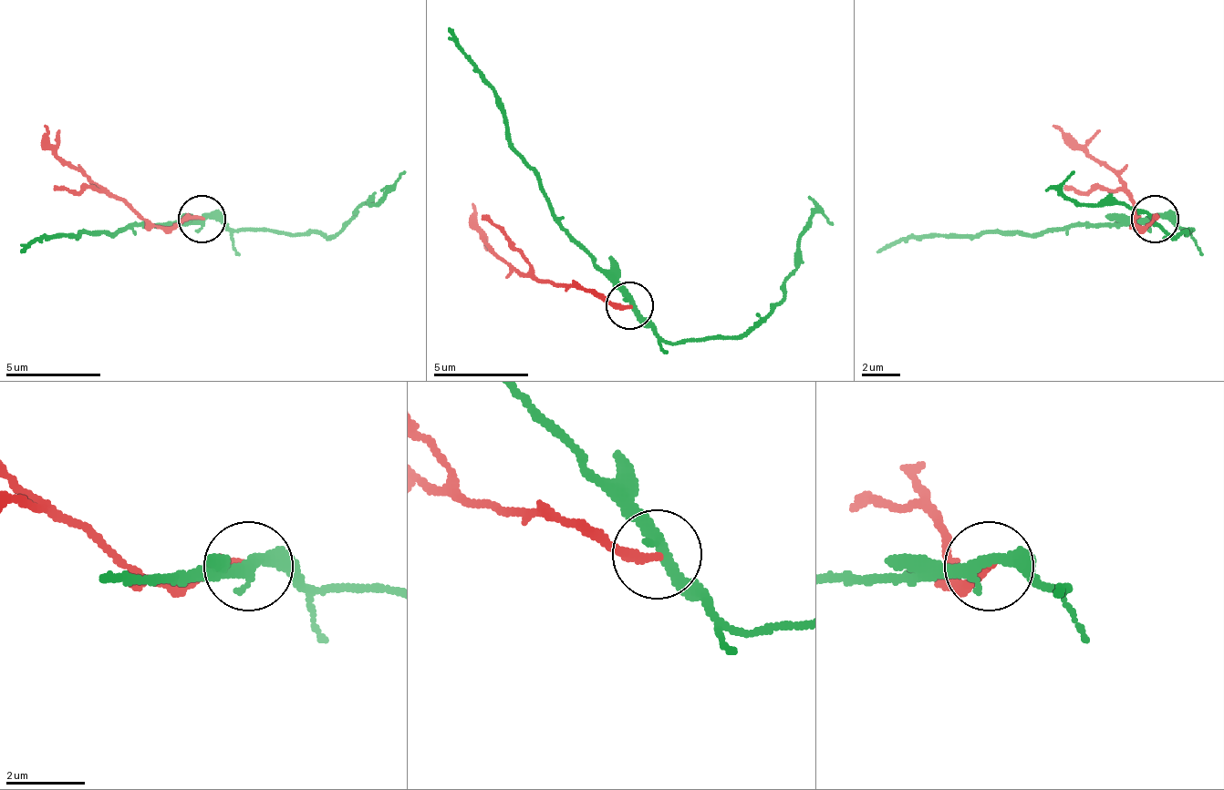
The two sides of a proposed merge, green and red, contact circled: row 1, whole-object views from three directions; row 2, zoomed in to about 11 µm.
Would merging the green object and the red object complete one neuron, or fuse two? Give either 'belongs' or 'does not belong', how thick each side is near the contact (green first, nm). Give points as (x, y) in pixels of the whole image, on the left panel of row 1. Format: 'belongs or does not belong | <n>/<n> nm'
does not belong | 320/280 nm

